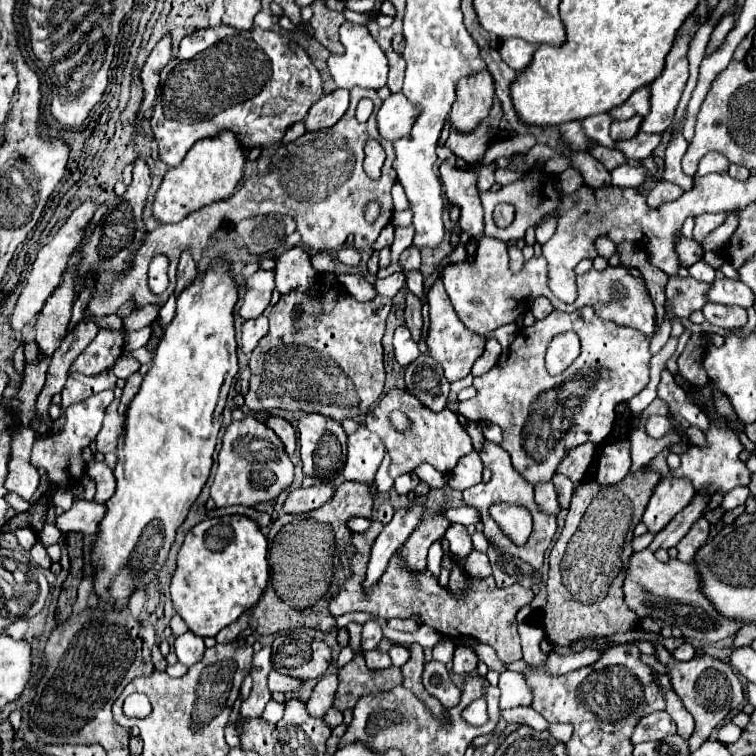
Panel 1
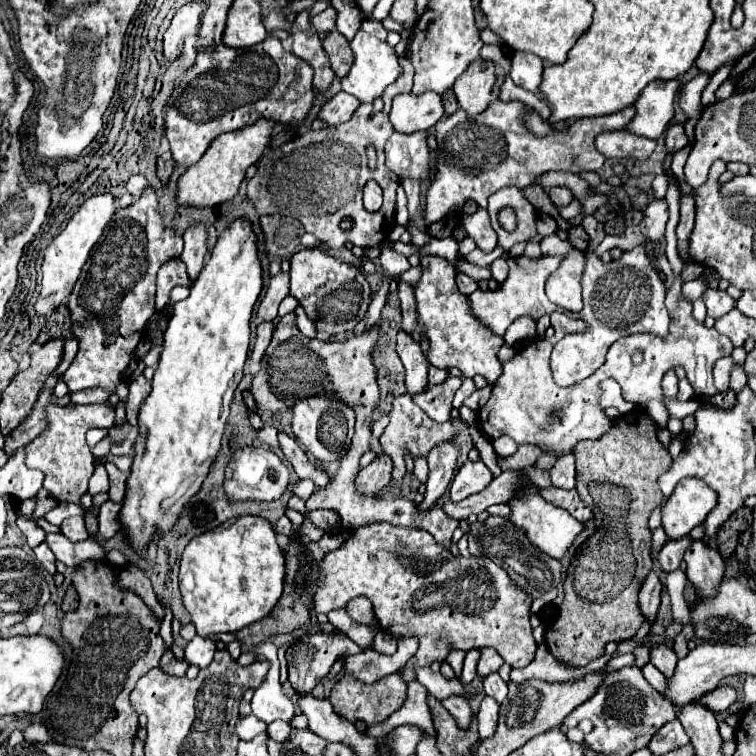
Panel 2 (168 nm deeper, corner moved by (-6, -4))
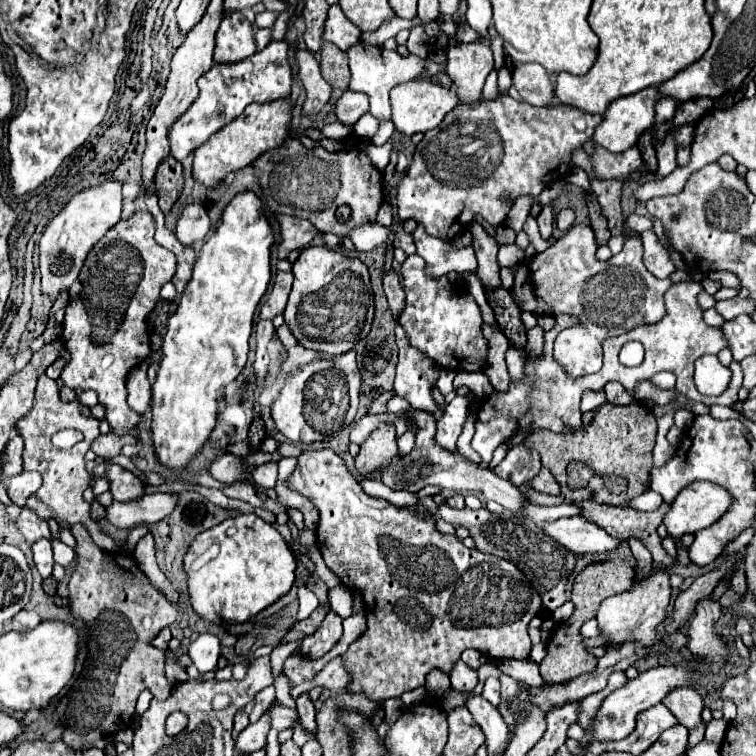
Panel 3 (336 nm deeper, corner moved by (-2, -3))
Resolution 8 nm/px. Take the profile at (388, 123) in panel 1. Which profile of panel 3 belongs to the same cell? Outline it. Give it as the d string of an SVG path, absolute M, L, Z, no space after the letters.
M409 80L405 84L397 84L391 90L393 124L405 136L413 136L417 132L427 132L427 130L437 128L443 122L445 114L451 112L457 104L459 104L459 98L453 90L447 90L439 84L433 84L431 80Z

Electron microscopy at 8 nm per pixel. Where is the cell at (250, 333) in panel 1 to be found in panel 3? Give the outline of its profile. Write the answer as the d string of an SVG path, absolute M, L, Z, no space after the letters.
M259 320L255 324L255 336L257 336L257 354L267 354L267 344L273 338L275 328L271 320Z

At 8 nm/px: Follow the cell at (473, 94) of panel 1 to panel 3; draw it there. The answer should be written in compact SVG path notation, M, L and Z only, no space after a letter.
M475 40L449 48L447 56L447 74L455 82L455 92L461 102L479 102L485 78L493 70L491 46Z

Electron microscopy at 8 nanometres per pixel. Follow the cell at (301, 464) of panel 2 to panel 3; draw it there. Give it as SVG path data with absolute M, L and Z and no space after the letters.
M333 450L303 452L297 468L287 478L287 486L309 498L319 510L317 546L327 568L365 598L367 630L341 656L345 670L351 674L347 692L363 692L373 702L397 698L403 692L425 686L425 676L435 668L449 674L467 648L475 648L497 660L529 658L531 640L527 624L537 616L541 596L513 562L495 554L469 550L453 534L439 532L433 518L425 518L425 514L409 510L409 506L397 508L387 500L365 494L349 474L343 458Z

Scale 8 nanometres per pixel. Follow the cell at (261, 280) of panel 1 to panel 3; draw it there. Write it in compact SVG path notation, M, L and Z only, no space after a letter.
M279 272L275 276L273 290L271 290L269 298L265 300L265 304L261 306L259 316L263 320L271 320L271 318L275 318L277 314L281 314L285 310L285 304L287 304L289 292L291 292L291 284L293 284L293 274L291 272Z

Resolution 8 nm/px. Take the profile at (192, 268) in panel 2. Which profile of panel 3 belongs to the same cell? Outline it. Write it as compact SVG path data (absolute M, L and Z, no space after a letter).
M197 202L187 204L177 222L179 242L185 246L195 246L197 242L201 242L207 236L209 230L211 230L211 220L207 216L205 206L201 206Z

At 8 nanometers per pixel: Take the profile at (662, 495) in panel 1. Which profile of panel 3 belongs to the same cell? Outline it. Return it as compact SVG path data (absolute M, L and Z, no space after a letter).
M693 482L679 492L663 524L671 538L695 534L715 524L731 506L733 496L713 482Z

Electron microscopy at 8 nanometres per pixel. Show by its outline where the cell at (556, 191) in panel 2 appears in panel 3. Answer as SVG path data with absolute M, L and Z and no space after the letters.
M543 206L541 214L537 216L537 222L539 222L541 238L543 240L549 240L551 234L553 234L553 208L551 206Z

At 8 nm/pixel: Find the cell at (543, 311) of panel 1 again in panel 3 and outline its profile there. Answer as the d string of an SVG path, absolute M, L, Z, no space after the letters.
M541 326L527 330L525 352L527 352L527 358L539 358L543 354L543 328Z

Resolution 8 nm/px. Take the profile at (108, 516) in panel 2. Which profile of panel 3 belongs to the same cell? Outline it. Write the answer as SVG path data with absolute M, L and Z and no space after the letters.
M145 494L133 502L113 502L107 508L107 520L117 528L133 528L135 524L157 524L175 510L179 496Z

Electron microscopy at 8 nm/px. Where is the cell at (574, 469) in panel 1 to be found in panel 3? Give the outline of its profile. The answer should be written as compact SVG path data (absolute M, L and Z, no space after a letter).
M541 468L539 474L537 474L533 480L525 482L523 488L533 488L533 490L537 490L537 492L551 494L551 496L559 496L559 494L561 494L561 492L559 492L559 484L555 482L553 474L551 474L549 470L545 470L545 468Z

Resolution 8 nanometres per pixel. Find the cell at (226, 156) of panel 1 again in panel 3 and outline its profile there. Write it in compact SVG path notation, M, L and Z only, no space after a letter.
M289 98L273 100L267 104L249 104L245 108L245 114L241 118L229 122L225 130L219 130L205 142L205 146L199 146L195 150L195 162L193 162L193 178L207 188L221 184L221 180L227 176L227 172L237 172L241 168L251 166L265 150L273 150L285 142L291 134L291 110L293 104Z

